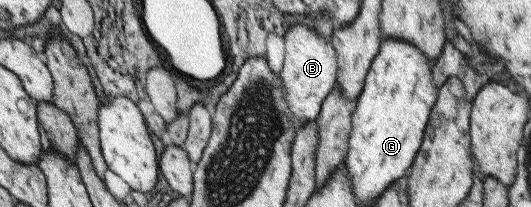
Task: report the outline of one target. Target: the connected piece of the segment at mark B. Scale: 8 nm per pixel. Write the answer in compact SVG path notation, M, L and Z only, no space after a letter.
M293 24L283 35L283 65L281 71L277 74L282 79L284 85L284 96L291 113L294 115L293 121L297 125L304 125L311 120L315 120L320 110L323 99L330 94L332 89L336 87L337 64L335 51L331 47L330 38L324 38L318 34L313 28L303 24Z

